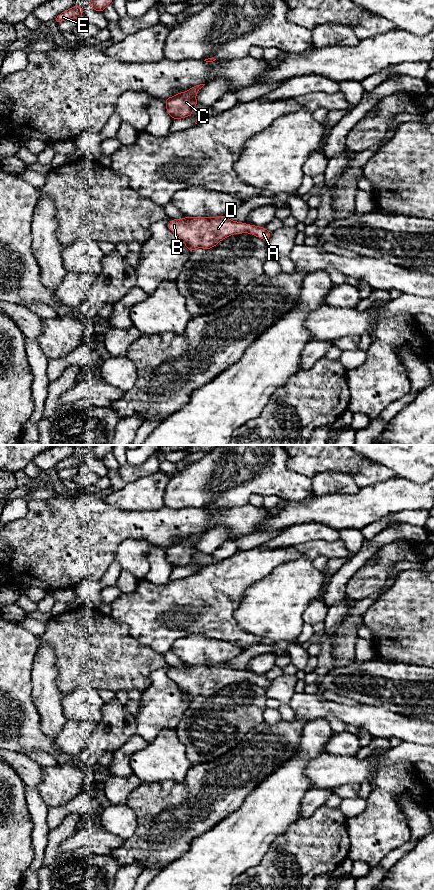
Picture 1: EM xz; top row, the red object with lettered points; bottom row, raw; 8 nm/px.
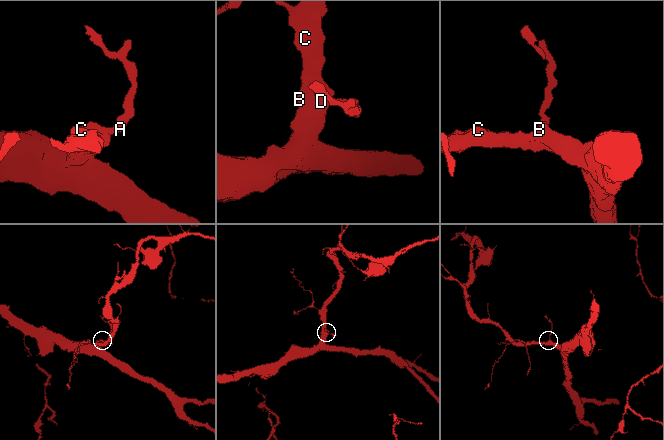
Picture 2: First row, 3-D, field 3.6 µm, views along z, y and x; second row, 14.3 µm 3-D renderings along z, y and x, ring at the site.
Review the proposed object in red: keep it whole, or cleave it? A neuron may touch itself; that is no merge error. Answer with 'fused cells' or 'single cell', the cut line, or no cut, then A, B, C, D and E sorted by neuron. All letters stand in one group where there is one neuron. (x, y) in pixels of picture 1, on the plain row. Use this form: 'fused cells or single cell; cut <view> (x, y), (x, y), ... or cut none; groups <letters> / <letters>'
single cell; cut none; groups A B C D E

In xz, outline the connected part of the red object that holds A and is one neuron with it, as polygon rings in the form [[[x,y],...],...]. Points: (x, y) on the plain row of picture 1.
[[[227,663],[216,665],[187,665],[171,667],[168,676],[177,683],[192,700],[194,697],[212,697],[233,682],[248,681],[268,689],[271,681],[266,675],[258,675],[230,668]]]

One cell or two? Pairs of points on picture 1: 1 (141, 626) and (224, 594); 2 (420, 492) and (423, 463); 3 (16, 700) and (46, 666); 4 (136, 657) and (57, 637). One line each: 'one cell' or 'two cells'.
1: one cell
2: two cells
3: two cells
4: one cell

